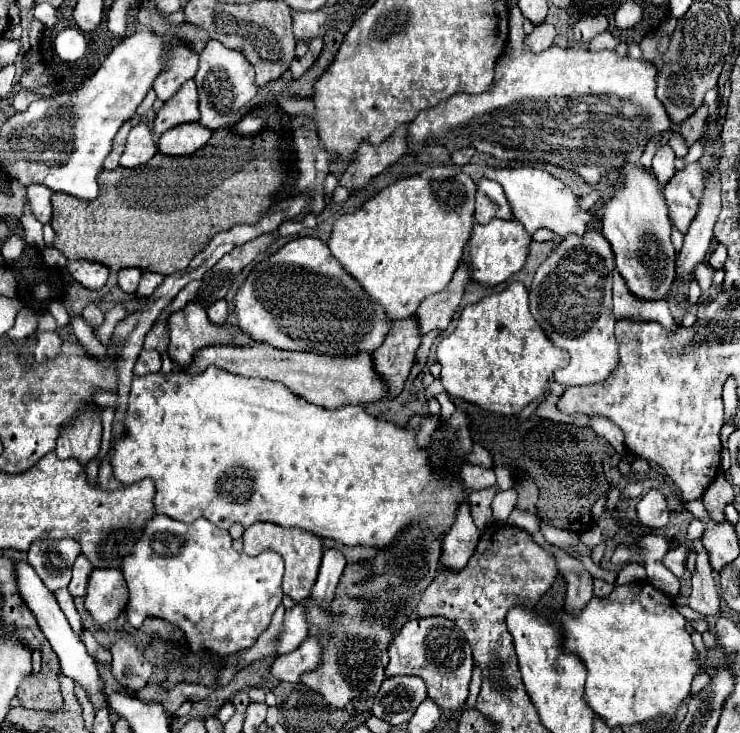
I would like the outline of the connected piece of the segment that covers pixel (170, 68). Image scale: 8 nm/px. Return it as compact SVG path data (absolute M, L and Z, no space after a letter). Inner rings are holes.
M177 44L167 52L165 64L167 64L167 70L163 74L159 74L159 78L153 84L157 98L163 102L167 102L181 88L183 82L187 82L195 76L197 64L199 64L199 54L189 50L185 44Z

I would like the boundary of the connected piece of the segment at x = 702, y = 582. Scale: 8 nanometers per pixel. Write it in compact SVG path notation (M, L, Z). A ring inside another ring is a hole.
M705 548L697 554L696 570L691 576L691 594L687 596L687 604L705 616L719 612L719 594Z

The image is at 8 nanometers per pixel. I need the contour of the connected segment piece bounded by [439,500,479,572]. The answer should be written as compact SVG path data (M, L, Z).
M467 500L459 506L459 514L455 518L455 524L443 538L443 554L439 558L441 568L449 572L463 570L467 566L469 558L473 556L479 542L479 530L473 524L471 510Z

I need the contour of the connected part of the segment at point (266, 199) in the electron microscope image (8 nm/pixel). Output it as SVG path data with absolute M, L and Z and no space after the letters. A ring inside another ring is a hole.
M207 142L201 150L189 156L163 156L155 154L147 164L139 168L115 168L99 174L99 196L95 200L79 200L65 192L53 192L53 218L55 230L53 248L67 256L67 260L91 260L109 266L111 278L117 278L121 268L141 268L159 274L173 274L187 268L187 264L205 250L209 240L237 224L257 224L259 214L267 212L273 204L273 194L285 178L281 168L279 150L239 150L225 148ZM235 156L259 156L251 160L239 160Z

